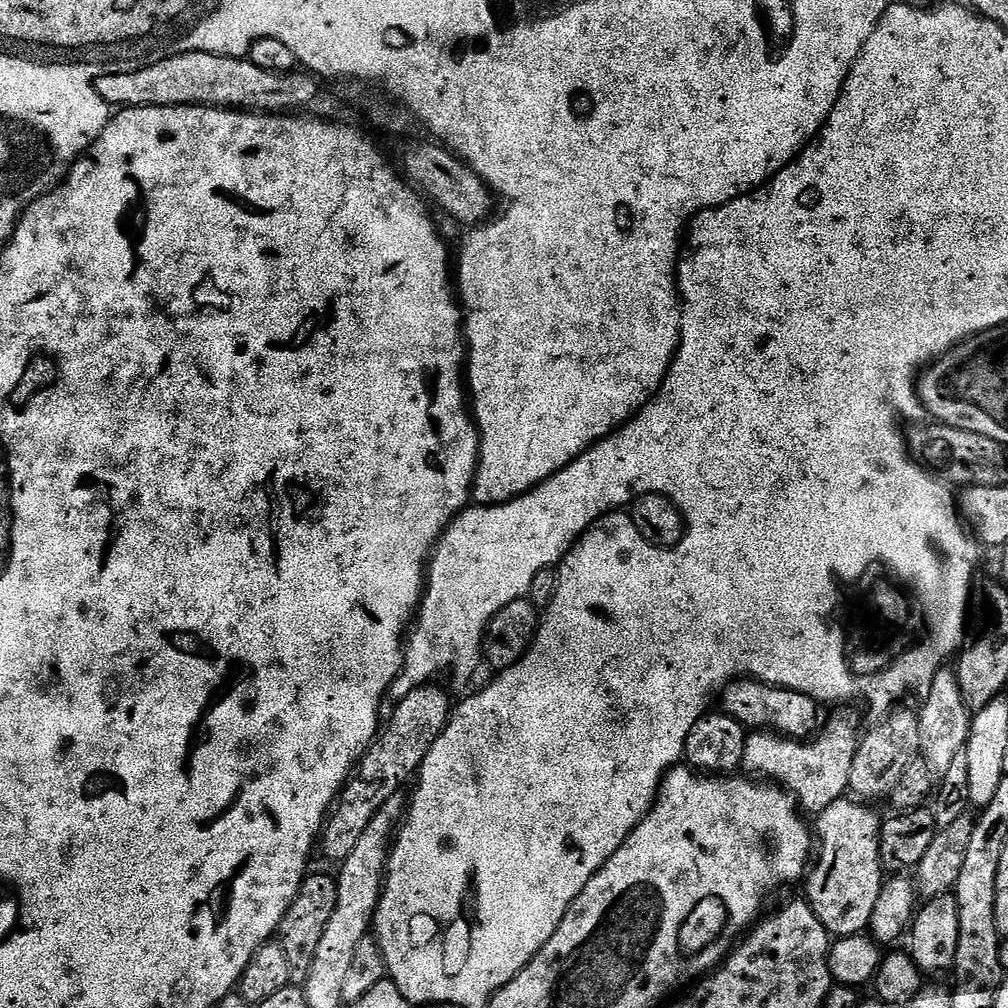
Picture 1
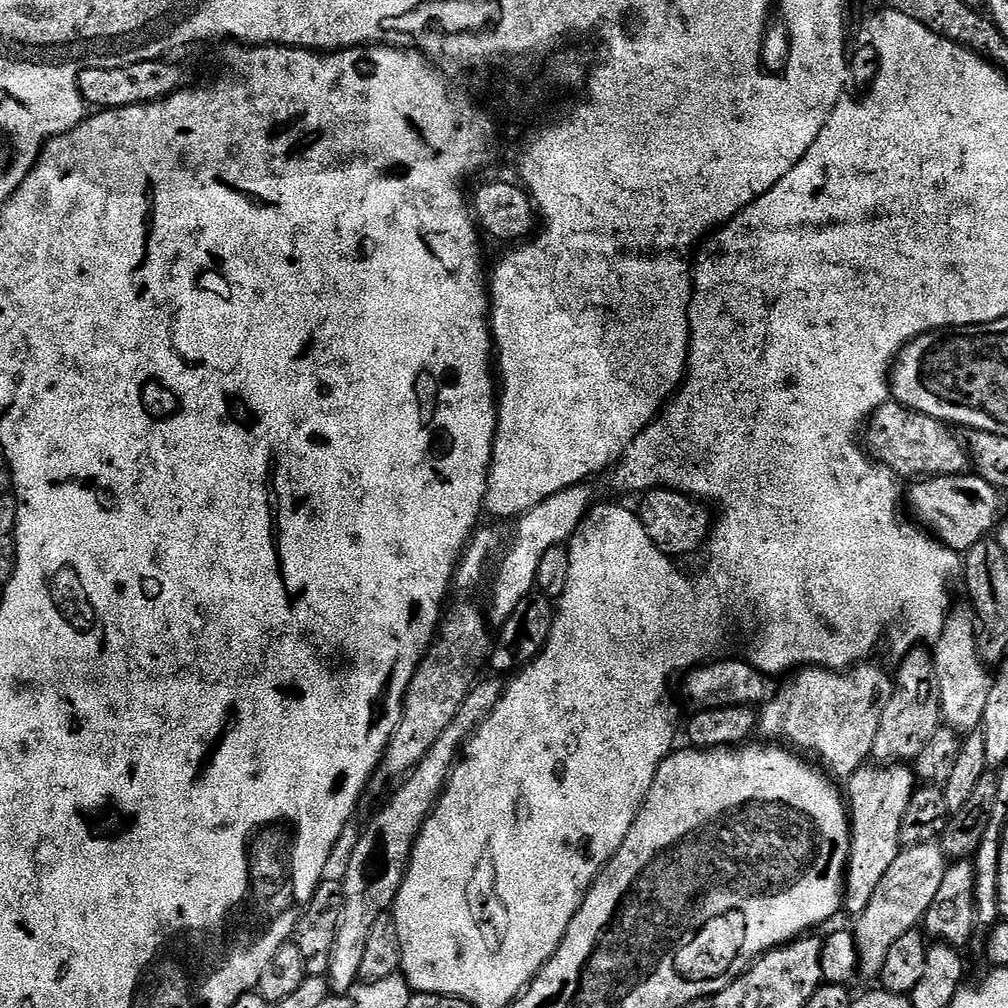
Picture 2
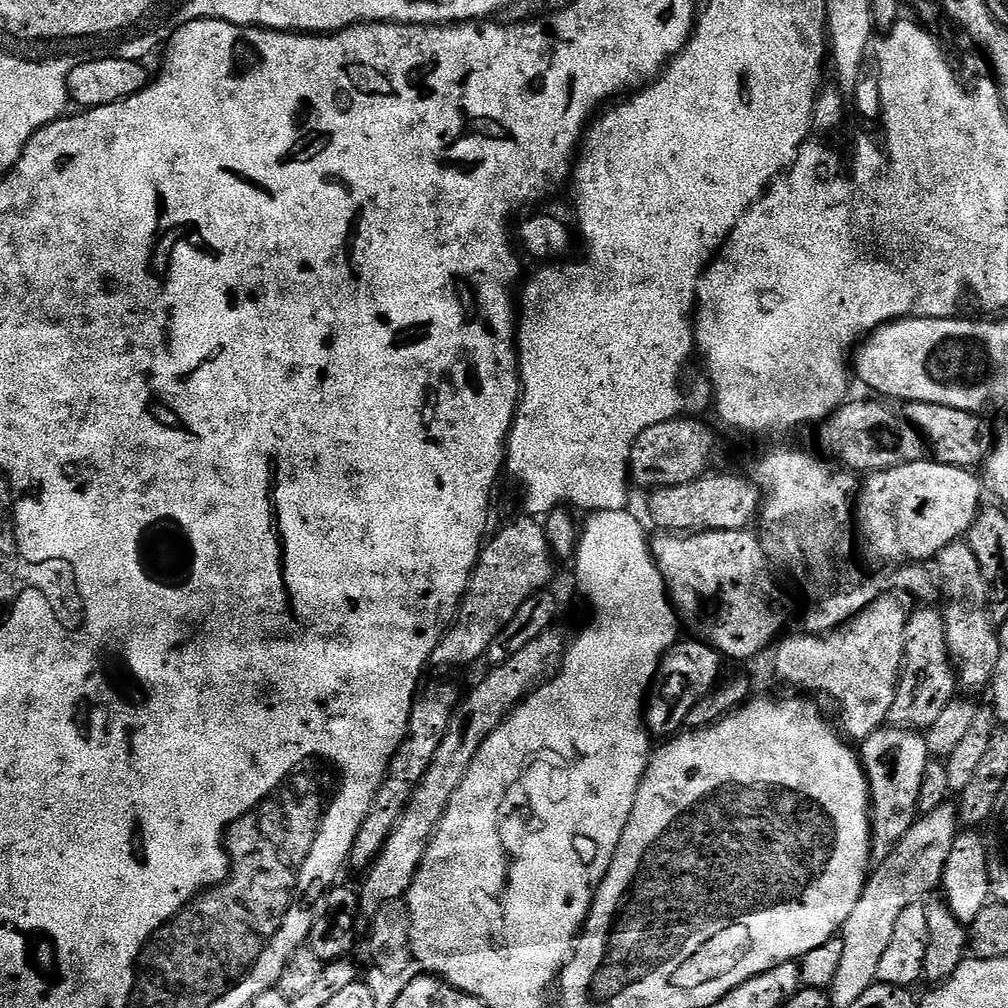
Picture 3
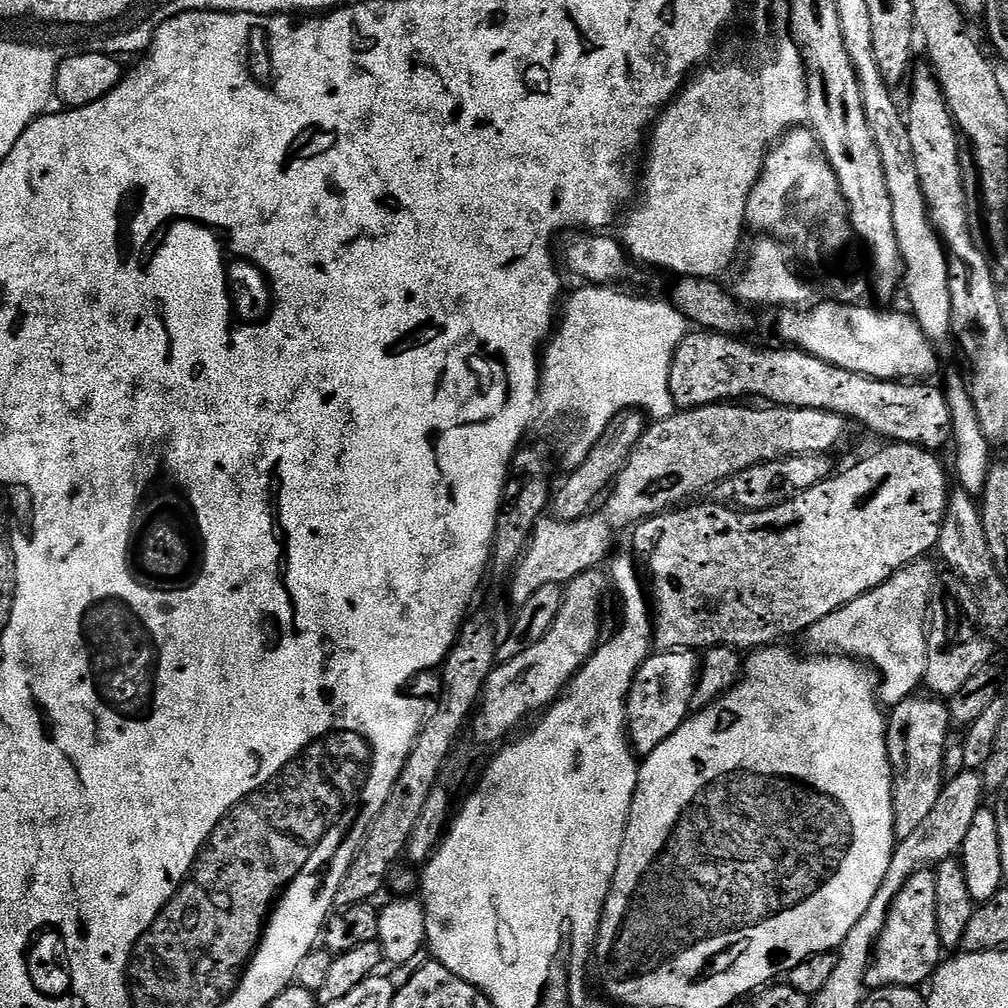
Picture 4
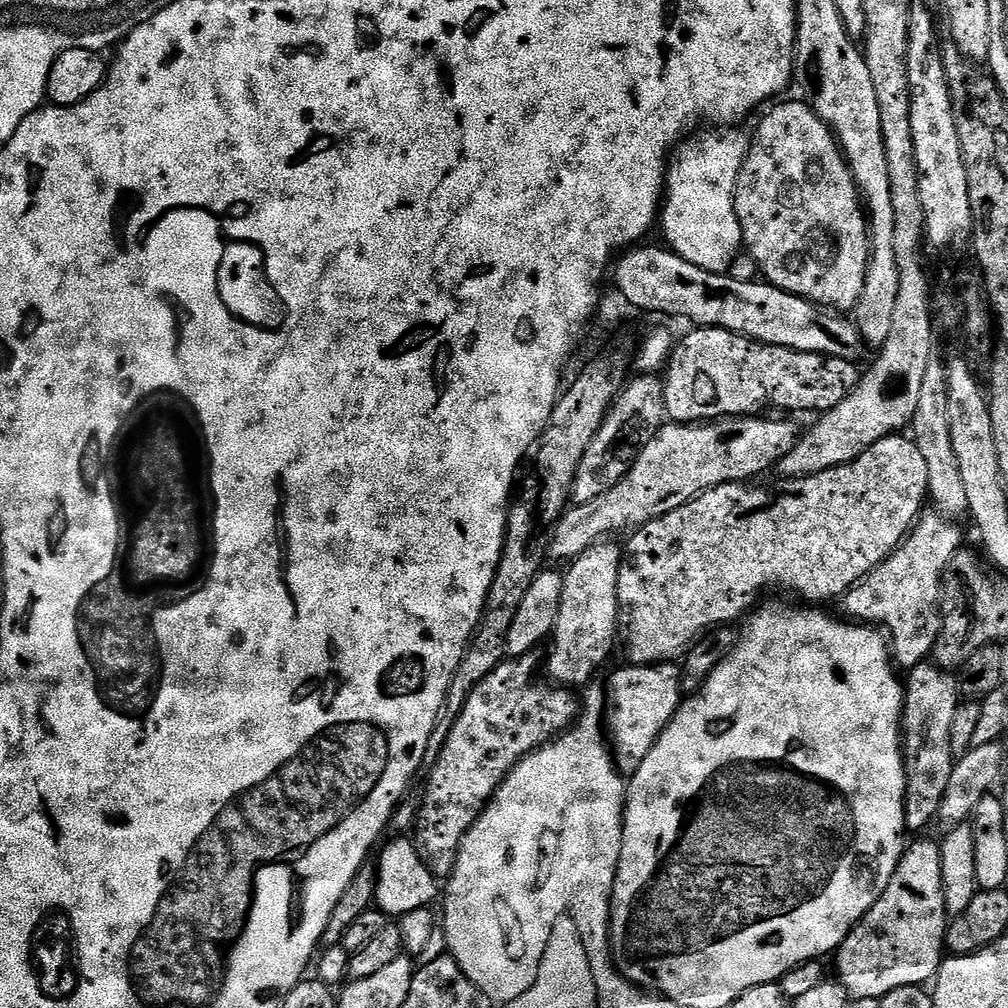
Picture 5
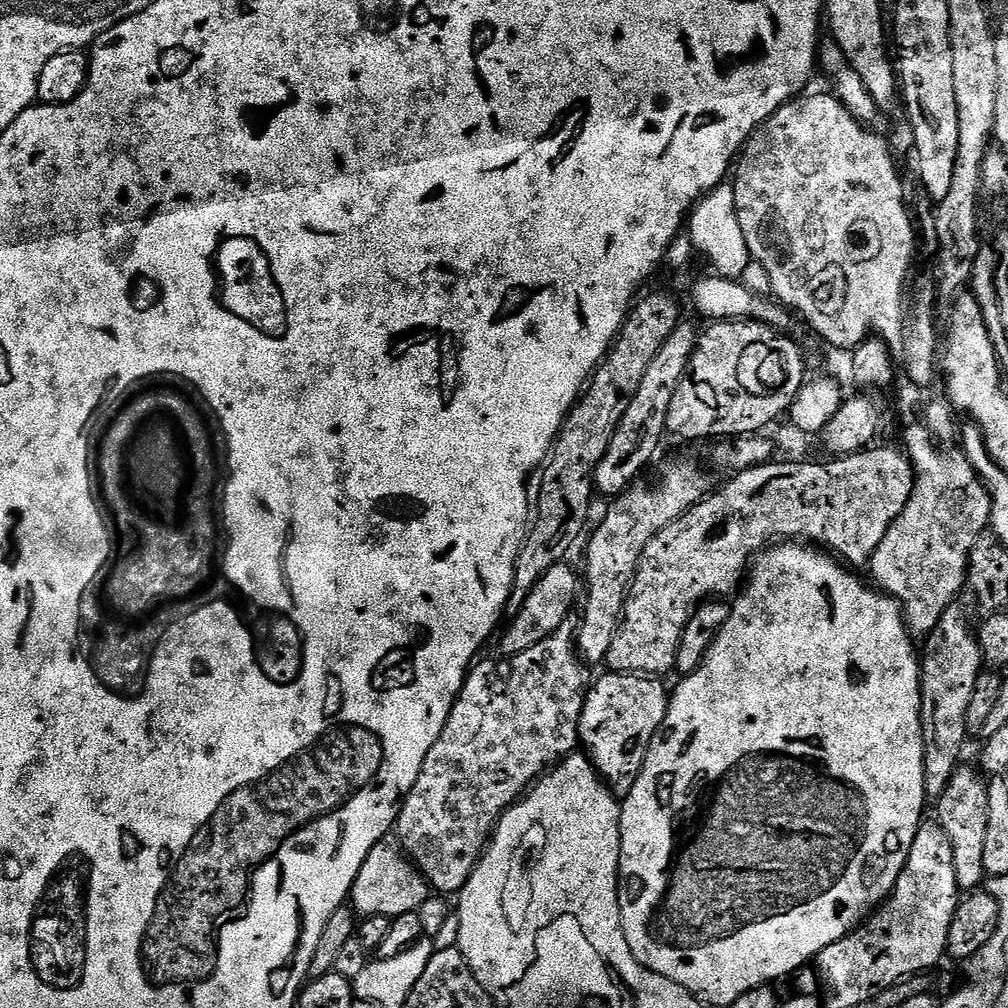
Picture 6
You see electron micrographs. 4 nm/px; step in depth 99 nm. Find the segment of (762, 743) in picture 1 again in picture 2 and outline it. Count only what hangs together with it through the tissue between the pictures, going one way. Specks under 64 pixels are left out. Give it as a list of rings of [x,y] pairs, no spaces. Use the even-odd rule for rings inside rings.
[[[861,662],[847,670],[804,666],[793,671],[785,679],[789,680],[777,690],[776,697],[773,700],[772,697],[765,699],[759,709],[759,735],[764,735],[765,737],[761,737],[768,742],[783,742],[797,753],[807,754],[813,761],[821,760],[816,762],[822,765],[823,771],[829,777],[840,782],[847,781],[858,769],[865,767],[866,761],[872,755],[874,734],[878,734],[882,701],[890,688],[889,673],[887,676],[878,665],[872,663]]]

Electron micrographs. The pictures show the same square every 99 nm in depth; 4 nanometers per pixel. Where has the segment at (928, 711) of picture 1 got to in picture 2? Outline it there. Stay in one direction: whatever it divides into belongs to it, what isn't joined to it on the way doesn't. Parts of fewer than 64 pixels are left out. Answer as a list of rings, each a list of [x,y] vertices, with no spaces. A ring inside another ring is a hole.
[[[953,607],[944,619],[942,634],[931,649],[932,669],[936,672],[936,692],[940,696],[940,714],[947,727],[967,734],[979,729],[986,712],[986,698],[990,698],[993,677],[980,658],[976,646],[978,621],[971,607]],[[988,672],[989,676],[988,676]]]

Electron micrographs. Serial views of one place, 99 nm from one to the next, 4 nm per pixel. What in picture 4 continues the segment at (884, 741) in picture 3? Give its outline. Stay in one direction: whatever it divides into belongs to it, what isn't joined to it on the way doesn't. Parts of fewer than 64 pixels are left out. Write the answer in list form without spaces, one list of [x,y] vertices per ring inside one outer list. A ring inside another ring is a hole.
[[[920,695],[907,696],[902,702],[891,705],[886,720],[886,746],[892,767],[892,809],[897,841],[908,838],[930,815],[930,810],[934,810],[934,802],[938,802],[940,790],[946,783],[943,747],[950,733],[948,706],[931,695]]]

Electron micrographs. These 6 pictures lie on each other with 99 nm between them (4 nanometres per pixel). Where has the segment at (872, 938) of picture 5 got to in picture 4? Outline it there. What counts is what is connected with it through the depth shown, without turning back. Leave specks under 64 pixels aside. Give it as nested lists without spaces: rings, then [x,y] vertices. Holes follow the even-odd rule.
[[[916,871],[901,888],[901,892],[893,900],[885,920],[884,929],[877,938],[874,951],[875,963],[880,963],[881,985],[920,986],[924,979],[931,977],[941,963],[942,949],[938,930],[936,929],[936,899],[934,898],[935,875],[931,871]]]

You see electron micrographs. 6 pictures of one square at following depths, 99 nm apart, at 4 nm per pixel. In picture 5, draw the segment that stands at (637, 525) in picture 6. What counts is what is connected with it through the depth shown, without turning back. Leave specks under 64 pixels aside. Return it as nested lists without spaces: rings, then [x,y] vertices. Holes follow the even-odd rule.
[[[601,542],[599,544],[595,544],[594,546],[590,546],[585,552],[582,553],[581,556],[577,556],[575,560],[571,561],[567,565],[568,572],[565,571],[563,573],[564,577],[564,585],[562,586],[562,602],[560,603],[560,613],[558,614],[558,618],[556,619],[556,624],[552,628],[552,635],[550,637],[550,645],[552,644],[552,649],[548,652],[548,676],[553,685],[556,686],[573,686],[572,684],[584,684],[588,679],[591,678],[592,675],[595,674],[596,671],[599,670],[600,667],[603,666],[604,663],[608,660],[608,655],[612,652],[612,647],[616,644],[616,632],[618,633],[618,629],[620,628],[620,599],[618,598],[618,574],[620,573],[620,562],[622,559],[622,548],[618,543],[616,544],[608,544],[612,542]]]

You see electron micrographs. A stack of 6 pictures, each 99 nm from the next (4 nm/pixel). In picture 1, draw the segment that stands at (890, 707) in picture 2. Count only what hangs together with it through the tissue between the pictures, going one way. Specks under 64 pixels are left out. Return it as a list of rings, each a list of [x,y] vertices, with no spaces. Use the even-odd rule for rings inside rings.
[[[897,707],[879,721],[877,728],[860,736],[860,745],[852,759],[848,787],[853,797],[864,802],[876,802],[891,797],[894,786],[902,778],[906,766],[920,756],[920,743],[918,742],[918,715],[908,708]]]

